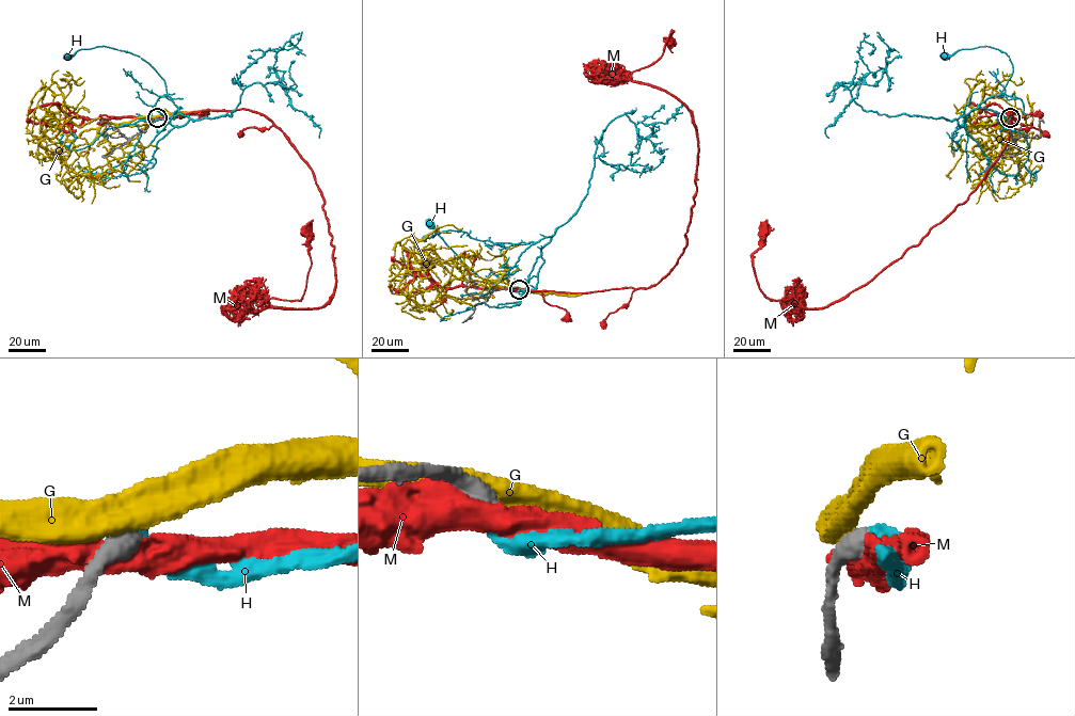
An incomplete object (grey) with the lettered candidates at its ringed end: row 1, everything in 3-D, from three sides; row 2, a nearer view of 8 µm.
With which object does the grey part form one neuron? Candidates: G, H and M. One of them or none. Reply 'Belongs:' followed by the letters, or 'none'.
Belongs: H

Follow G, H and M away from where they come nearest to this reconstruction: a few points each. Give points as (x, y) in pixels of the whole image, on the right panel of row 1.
G: (1009, 117), (984, 123), (995, 126), (1006, 159), (1027, 158), (1030, 171), (1039, 170)
H: (1010, 117), (978, 107), (999, 95), (1006, 85), (1013, 72), (1009, 57), (987, 46), (959, 49), (945, 56)
M: (1009, 117), (1006, 147), (969, 197), (831, 304), (806, 308), (763, 293), (753, 265), (762, 232)

